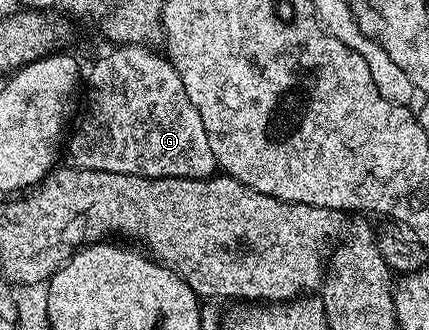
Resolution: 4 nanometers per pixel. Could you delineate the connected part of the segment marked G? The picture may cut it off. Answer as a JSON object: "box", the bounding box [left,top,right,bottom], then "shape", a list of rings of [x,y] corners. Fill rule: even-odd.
{"box":[65,45,218,178],"shape":[[[126,45],[126,46],[118,46],[115,48],[112,48],[111,51],[107,55],[99,58],[95,65],[92,67],[89,77],[87,79],[87,85],[83,87],[83,93],[85,89],[85,95],[83,97],[83,103],[79,109],[79,113],[77,115],[77,119],[75,121],[75,125],[70,128],[69,131],[69,136],[71,135],[70,139],[68,136],[68,139],[66,140],[65,143],[65,152],[67,151],[67,161],[66,164],[72,168],[72,169],[79,169],[79,170],[99,170],[99,171],[111,171],[112,174],[139,174],[140,177],[149,177],[149,178],[208,178],[212,176],[215,172],[216,169],[218,168],[218,164],[216,159],[214,158],[214,155],[211,152],[211,147],[210,144],[207,140],[207,133],[205,132],[203,128],[203,121],[201,120],[199,116],[199,111],[195,110],[194,105],[191,103],[190,99],[187,98],[187,91],[186,88],[183,87],[183,83],[181,78],[178,75],[178,72],[175,71],[174,65],[169,62],[168,58],[164,55],[158,52],[157,54],[156,50],[147,48],[144,45]]]}

